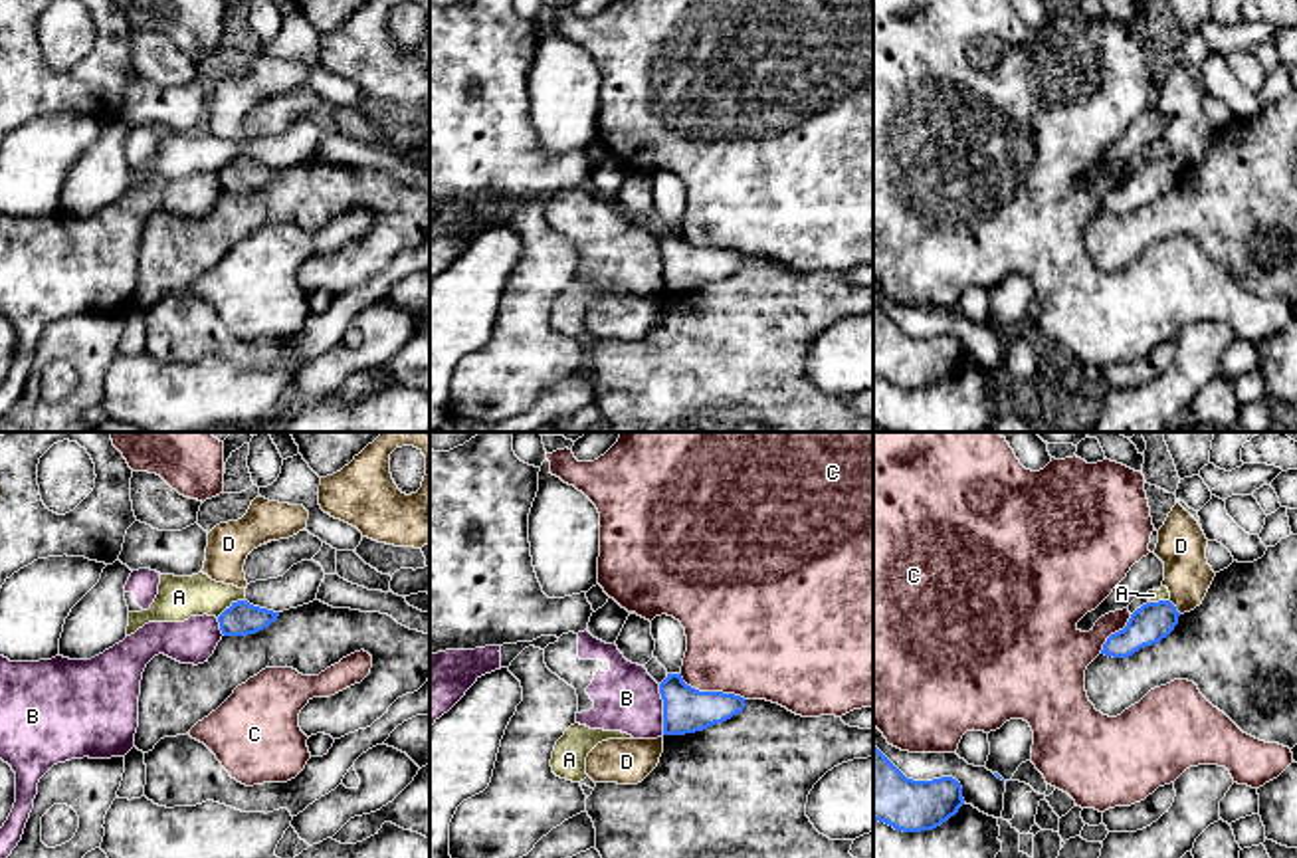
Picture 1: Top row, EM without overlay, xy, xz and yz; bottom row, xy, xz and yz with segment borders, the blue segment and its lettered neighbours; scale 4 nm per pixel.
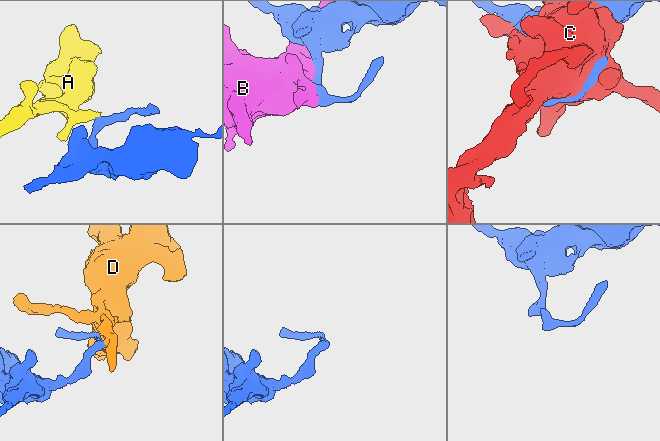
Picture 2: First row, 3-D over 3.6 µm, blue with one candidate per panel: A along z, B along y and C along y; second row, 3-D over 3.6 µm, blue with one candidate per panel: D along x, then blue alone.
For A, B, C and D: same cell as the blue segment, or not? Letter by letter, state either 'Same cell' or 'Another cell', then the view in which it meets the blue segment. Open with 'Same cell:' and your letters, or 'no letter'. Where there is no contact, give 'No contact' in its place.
Same cell: no letter
A: Another cell. Touches blue in xy
B: Another cell. Touches blue in xz
C: Another cell. Touches blue in xz
D: Another cell. Touches blue in yz

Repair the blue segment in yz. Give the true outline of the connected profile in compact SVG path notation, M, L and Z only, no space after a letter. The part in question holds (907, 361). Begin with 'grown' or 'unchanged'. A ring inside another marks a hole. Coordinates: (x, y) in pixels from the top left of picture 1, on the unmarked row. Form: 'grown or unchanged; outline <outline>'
unchanged; outline M873 299L873 376L903 388L933 386L962 361L956 335L907 335Z

